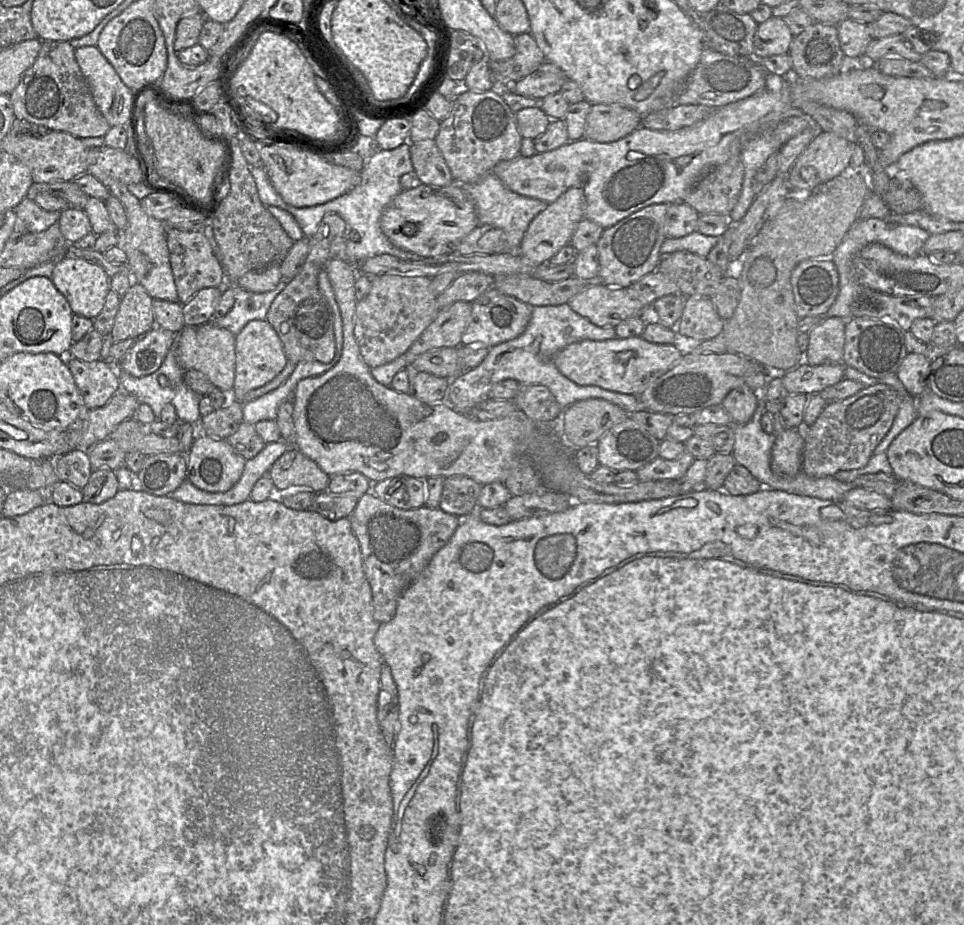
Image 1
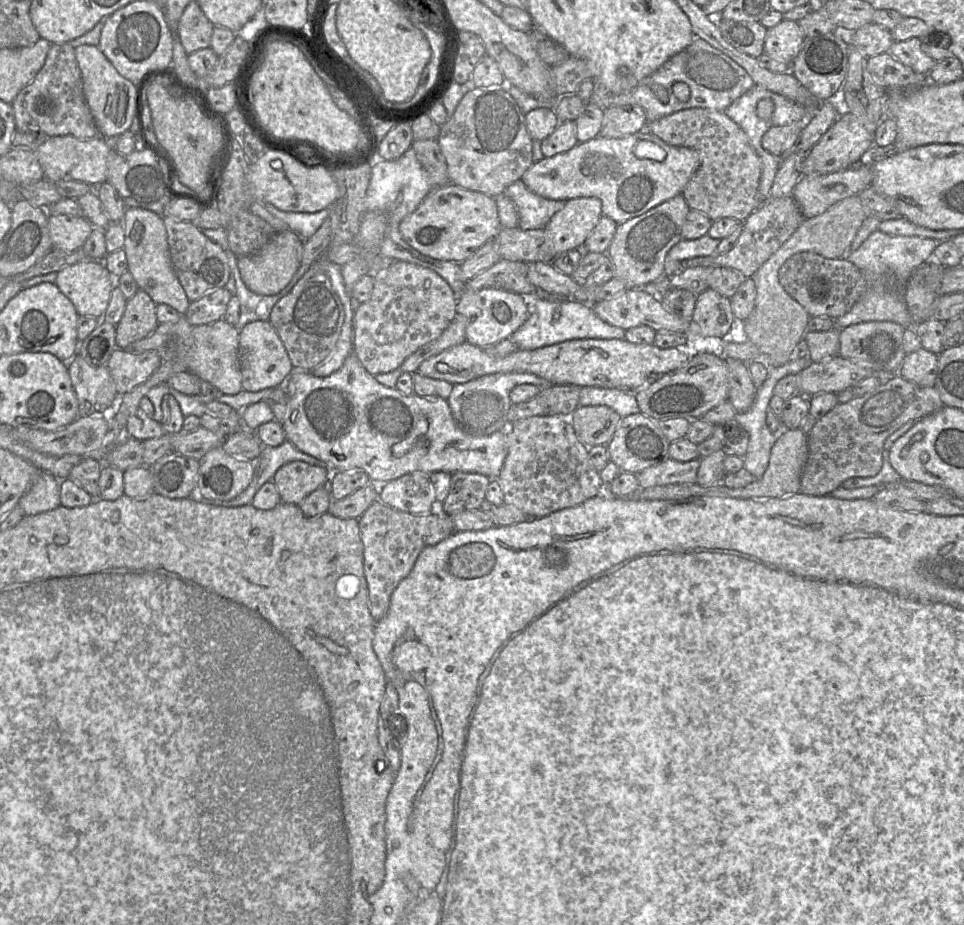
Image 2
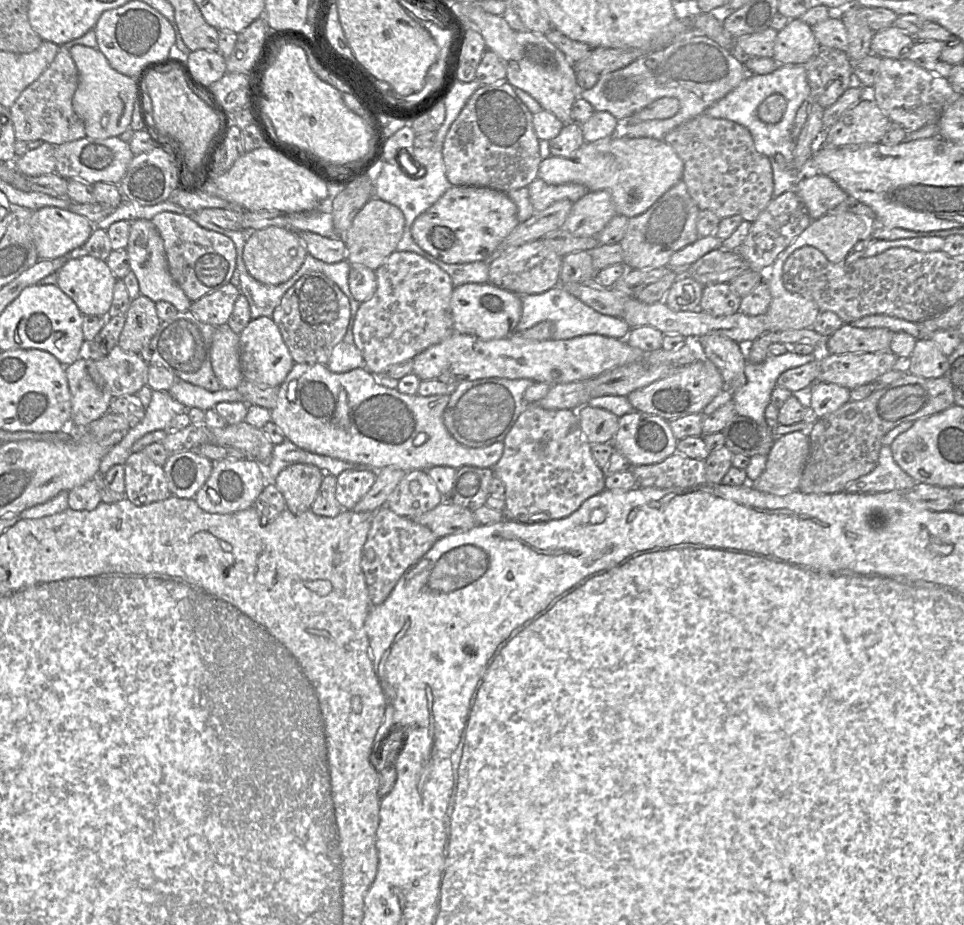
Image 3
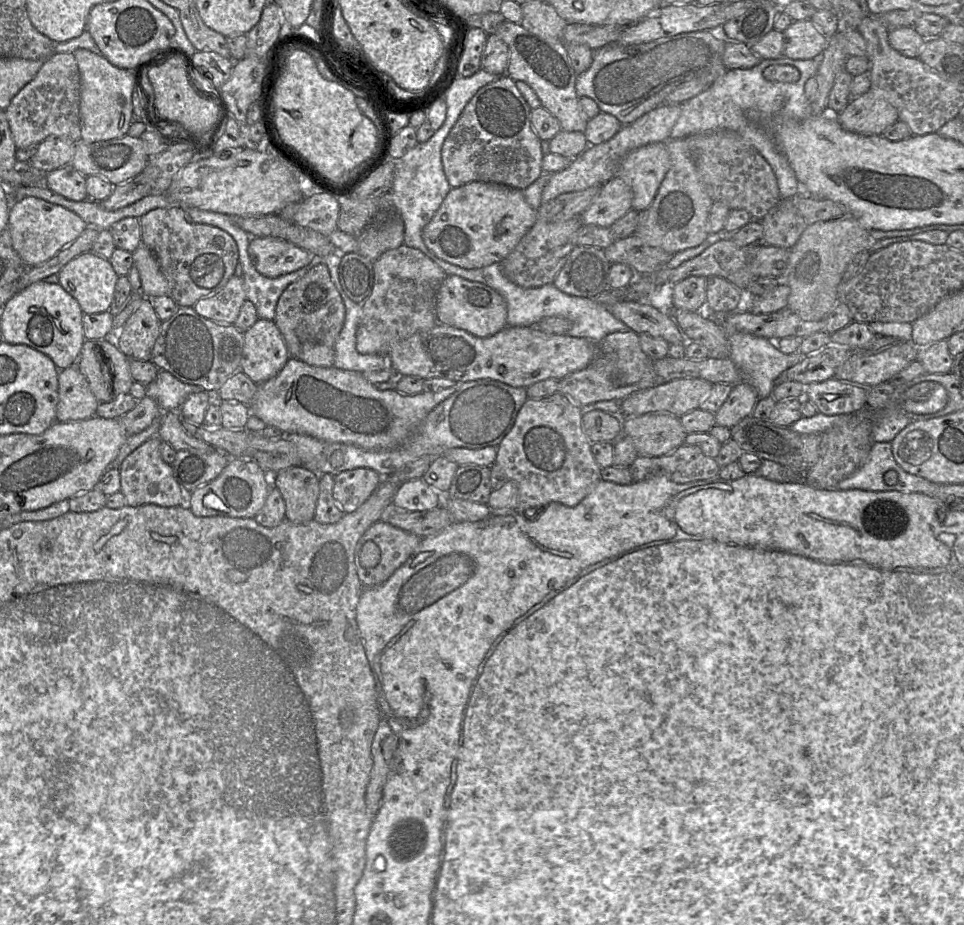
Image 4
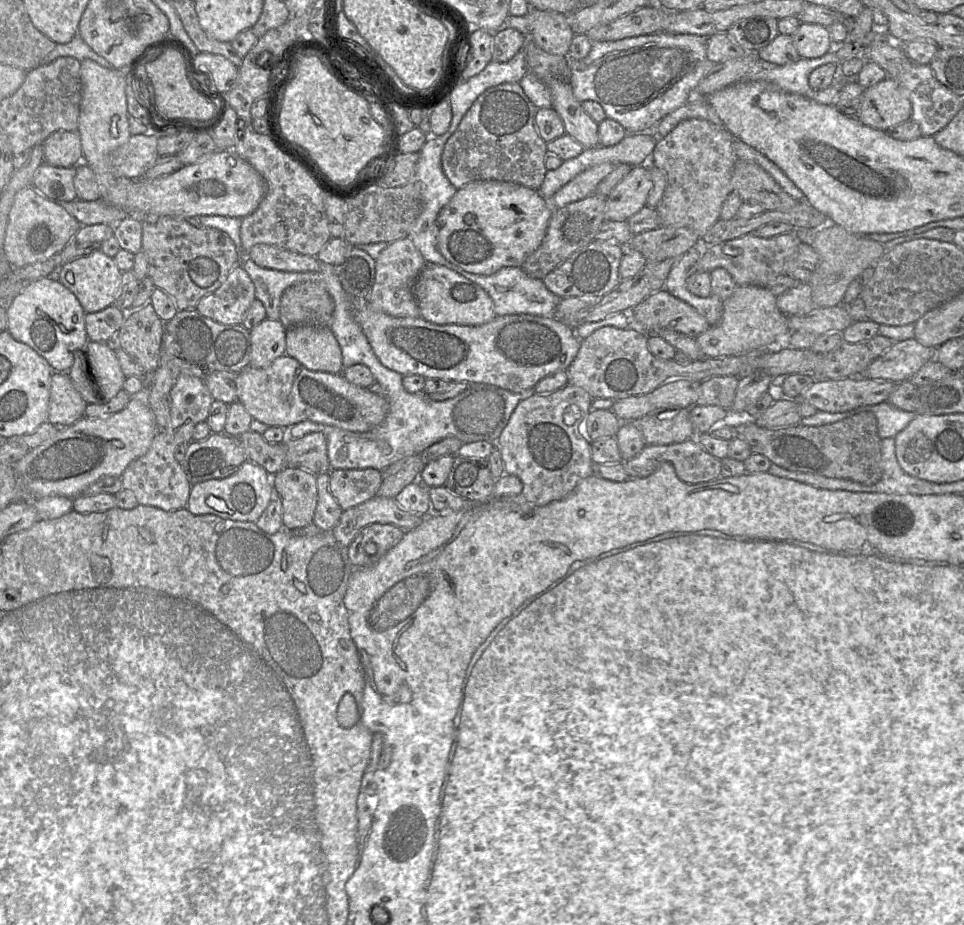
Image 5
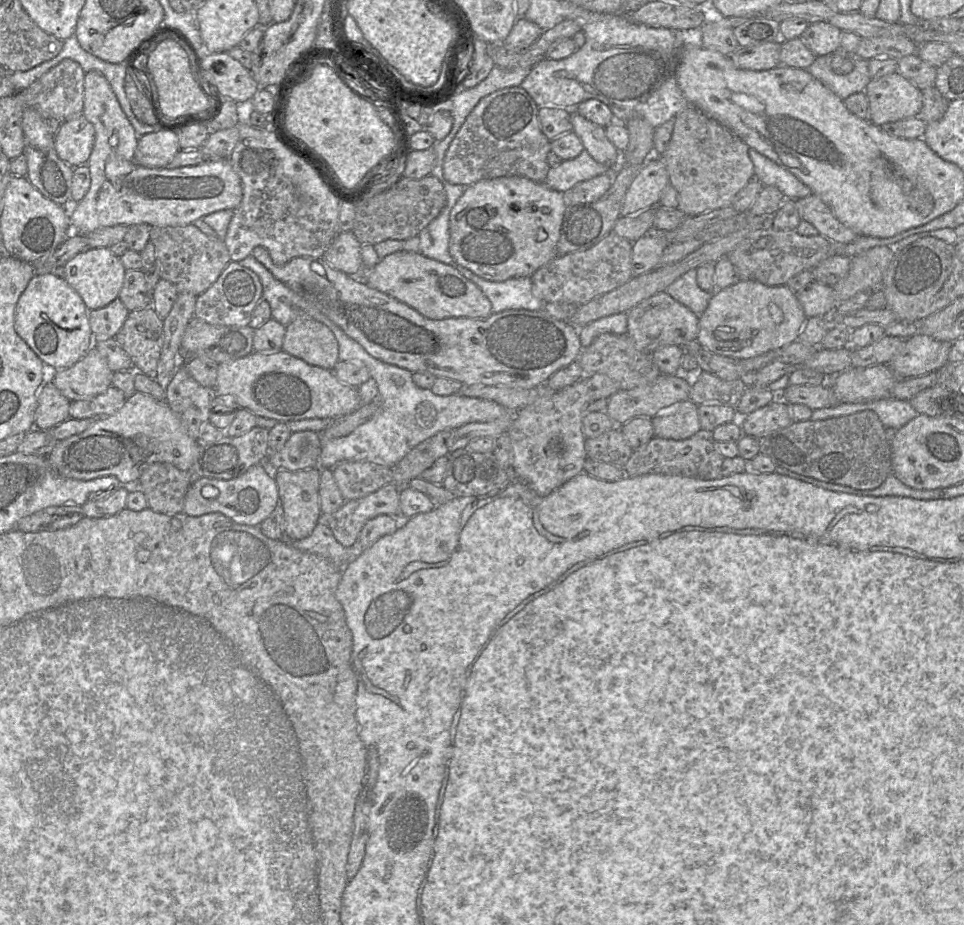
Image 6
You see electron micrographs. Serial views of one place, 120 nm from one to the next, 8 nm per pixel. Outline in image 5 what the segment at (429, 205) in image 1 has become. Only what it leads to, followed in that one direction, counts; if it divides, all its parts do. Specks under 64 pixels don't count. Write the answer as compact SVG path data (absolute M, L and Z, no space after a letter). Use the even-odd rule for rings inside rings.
M477 180L472 181L462 188L459 188L451 200L441 209L437 217L438 236L437 247L440 253L452 264L462 268L463 270L478 274L478 275L491 275L503 267L521 267L525 259L531 255L542 243L549 221L551 219L554 208L550 202L545 199L538 190L505 181L495 180Z

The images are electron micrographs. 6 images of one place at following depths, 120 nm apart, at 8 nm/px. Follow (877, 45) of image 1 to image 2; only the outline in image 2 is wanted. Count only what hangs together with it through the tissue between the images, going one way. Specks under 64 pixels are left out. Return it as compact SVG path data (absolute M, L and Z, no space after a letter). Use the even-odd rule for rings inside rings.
M920 38L894 41L887 53L917 74L927 75L936 64L934 59L923 52Z

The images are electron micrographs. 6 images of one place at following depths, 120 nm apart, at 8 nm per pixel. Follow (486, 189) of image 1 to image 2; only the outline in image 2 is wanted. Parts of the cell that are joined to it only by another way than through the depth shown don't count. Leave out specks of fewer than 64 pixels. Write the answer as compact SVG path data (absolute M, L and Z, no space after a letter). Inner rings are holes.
M521 179L510 184L503 194L514 203L519 217L518 227L522 230L544 228L566 203L564 200L551 200L533 193Z

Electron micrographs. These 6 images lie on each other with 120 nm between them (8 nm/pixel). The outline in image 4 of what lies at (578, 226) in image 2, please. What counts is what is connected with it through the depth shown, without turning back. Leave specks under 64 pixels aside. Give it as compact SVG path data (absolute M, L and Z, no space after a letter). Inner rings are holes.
M615 175L600 187L599 193L580 215L583 225L609 228L632 209L632 199L631 187Z

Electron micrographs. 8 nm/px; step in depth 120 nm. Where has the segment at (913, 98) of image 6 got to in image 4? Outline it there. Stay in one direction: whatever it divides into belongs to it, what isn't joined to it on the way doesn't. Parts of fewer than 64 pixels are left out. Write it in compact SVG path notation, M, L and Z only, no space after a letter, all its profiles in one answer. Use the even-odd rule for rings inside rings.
M873 89L851 99L837 120L849 132L862 135L882 135L899 120L898 111Z

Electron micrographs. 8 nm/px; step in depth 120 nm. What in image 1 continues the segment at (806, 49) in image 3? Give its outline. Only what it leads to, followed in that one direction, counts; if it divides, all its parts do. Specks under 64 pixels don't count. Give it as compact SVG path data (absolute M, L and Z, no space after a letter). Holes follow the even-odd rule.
M771 17L758 24L753 38L752 57L761 62L766 57L788 54L794 36L782 18Z

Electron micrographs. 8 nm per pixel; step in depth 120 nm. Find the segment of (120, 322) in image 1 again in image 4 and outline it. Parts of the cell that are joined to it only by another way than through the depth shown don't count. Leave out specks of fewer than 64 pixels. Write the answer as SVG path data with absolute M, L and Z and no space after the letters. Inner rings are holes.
M144 297L139 308L114 336L115 344L128 358L150 361L161 323L150 299Z

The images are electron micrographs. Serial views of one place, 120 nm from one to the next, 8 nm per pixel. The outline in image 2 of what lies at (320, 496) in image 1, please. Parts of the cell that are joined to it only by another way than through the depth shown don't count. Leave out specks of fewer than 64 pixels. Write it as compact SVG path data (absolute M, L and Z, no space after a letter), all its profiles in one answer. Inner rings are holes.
M370 482L340 500L331 500L327 513L341 519L358 519L368 507L378 500L379 485Z

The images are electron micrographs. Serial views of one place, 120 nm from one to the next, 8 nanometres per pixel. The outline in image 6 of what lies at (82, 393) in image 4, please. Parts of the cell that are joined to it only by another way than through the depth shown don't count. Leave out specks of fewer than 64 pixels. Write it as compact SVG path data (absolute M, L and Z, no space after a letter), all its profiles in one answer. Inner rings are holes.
M47 381L38 393L38 406L35 412L34 426L47 431L64 422L69 416L70 400L52 383Z

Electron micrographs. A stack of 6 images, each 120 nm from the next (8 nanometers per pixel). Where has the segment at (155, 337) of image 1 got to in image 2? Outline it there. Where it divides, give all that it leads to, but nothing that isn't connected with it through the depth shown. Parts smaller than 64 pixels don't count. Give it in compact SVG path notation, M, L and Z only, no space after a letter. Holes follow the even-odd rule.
M117 348L106 366L115 383L118 395L123 395L146 382L161 363L160 356L153 350L132 354Z

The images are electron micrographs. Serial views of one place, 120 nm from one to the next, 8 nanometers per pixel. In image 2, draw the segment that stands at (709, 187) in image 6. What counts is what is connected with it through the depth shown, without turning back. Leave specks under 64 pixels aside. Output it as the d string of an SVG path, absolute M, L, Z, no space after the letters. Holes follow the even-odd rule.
M682 194L651 208L647 212L619 223L608 249L607 256L614 265L614 276L623 280L629 288L648 288L664 275L665 257L669 250L683 239L682 226L690 208Z

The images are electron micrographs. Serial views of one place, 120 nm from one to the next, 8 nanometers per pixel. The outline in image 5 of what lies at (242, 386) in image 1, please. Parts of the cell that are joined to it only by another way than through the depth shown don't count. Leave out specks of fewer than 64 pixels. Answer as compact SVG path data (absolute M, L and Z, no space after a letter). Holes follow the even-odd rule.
M265 319L250 330L249 366L263 368L276 358L286 355L286 328L278 320Z

